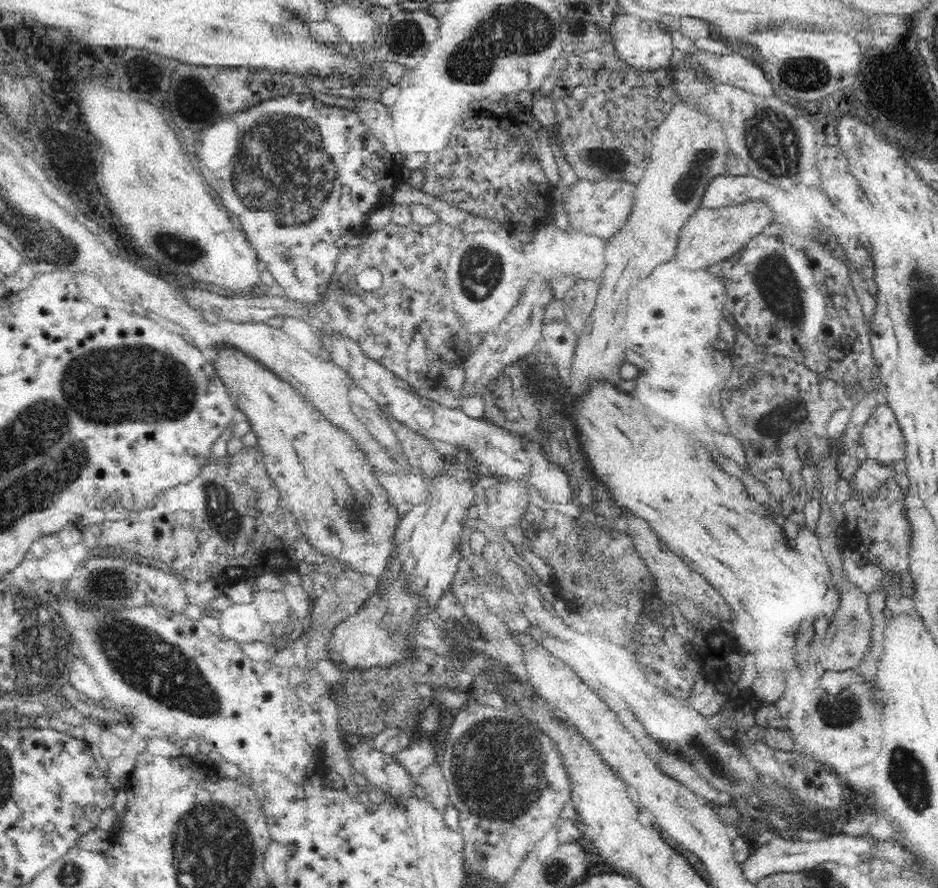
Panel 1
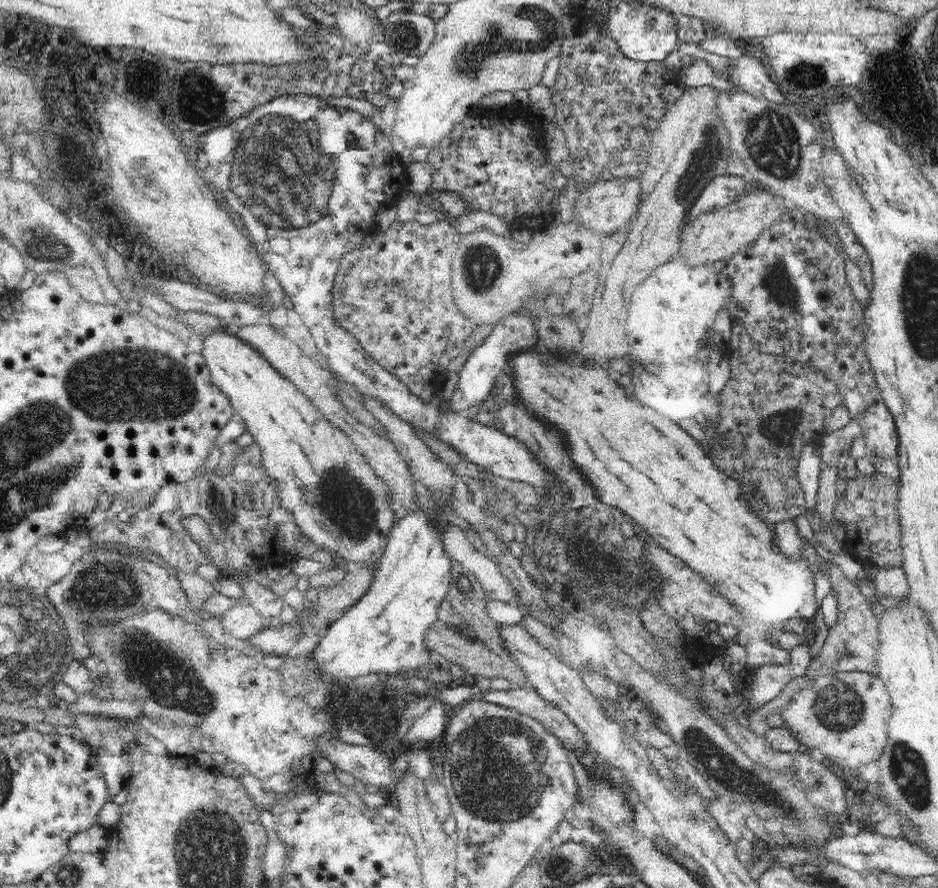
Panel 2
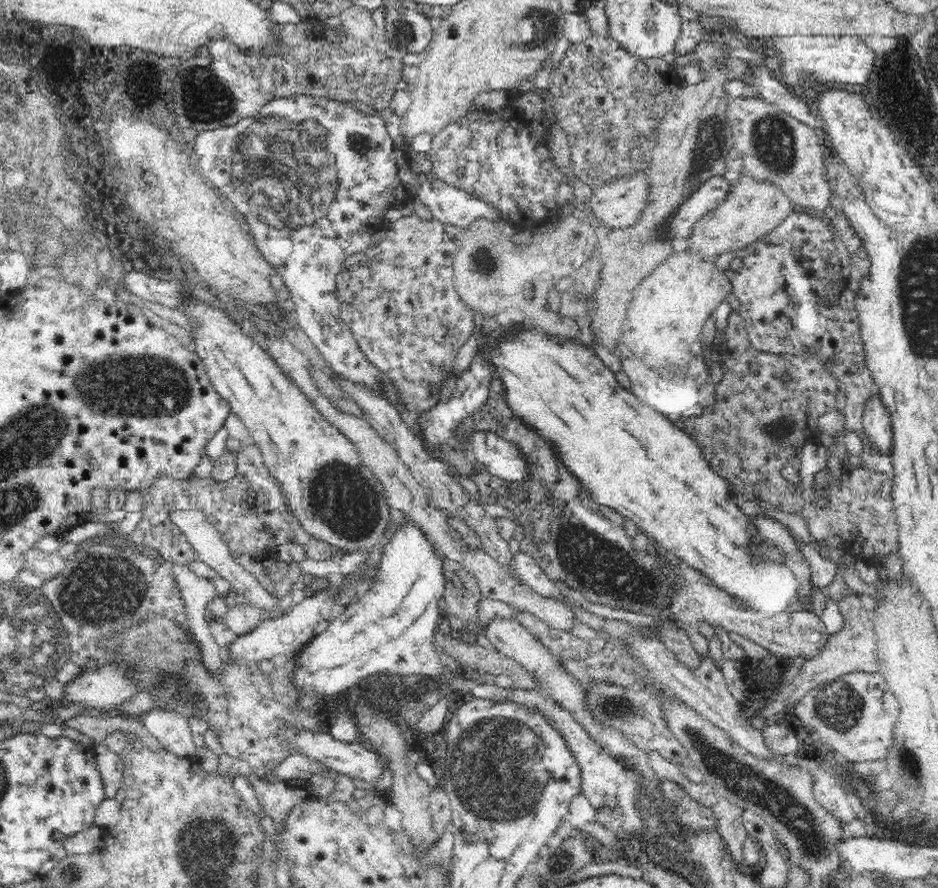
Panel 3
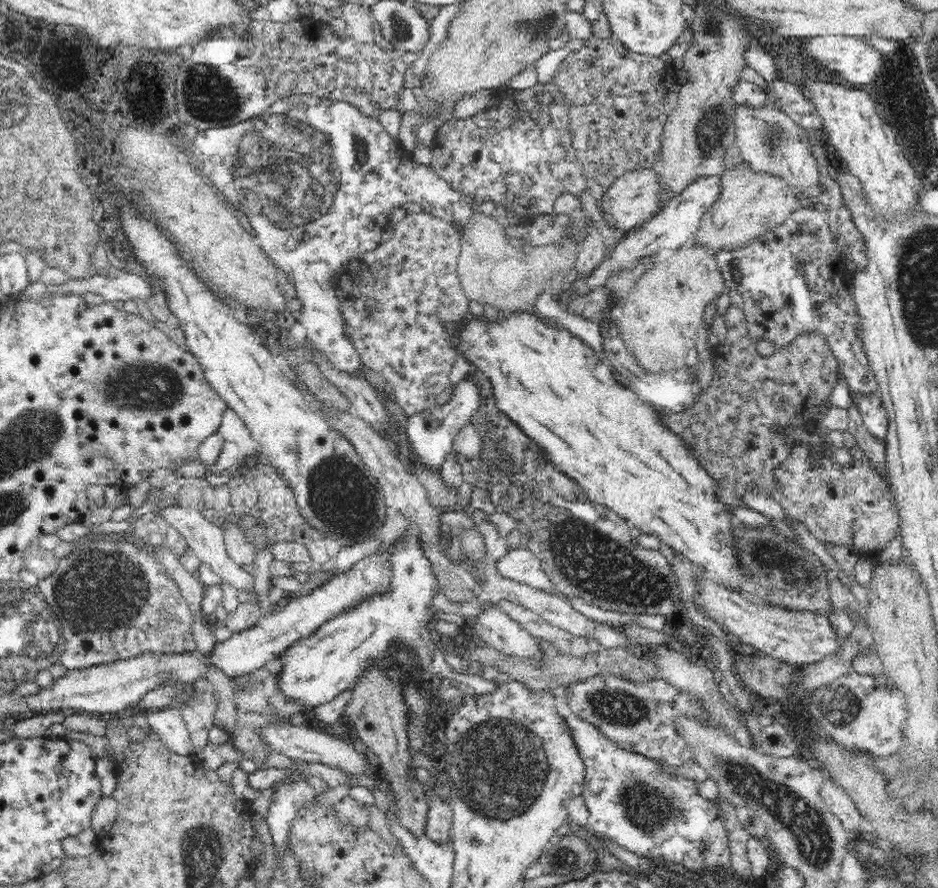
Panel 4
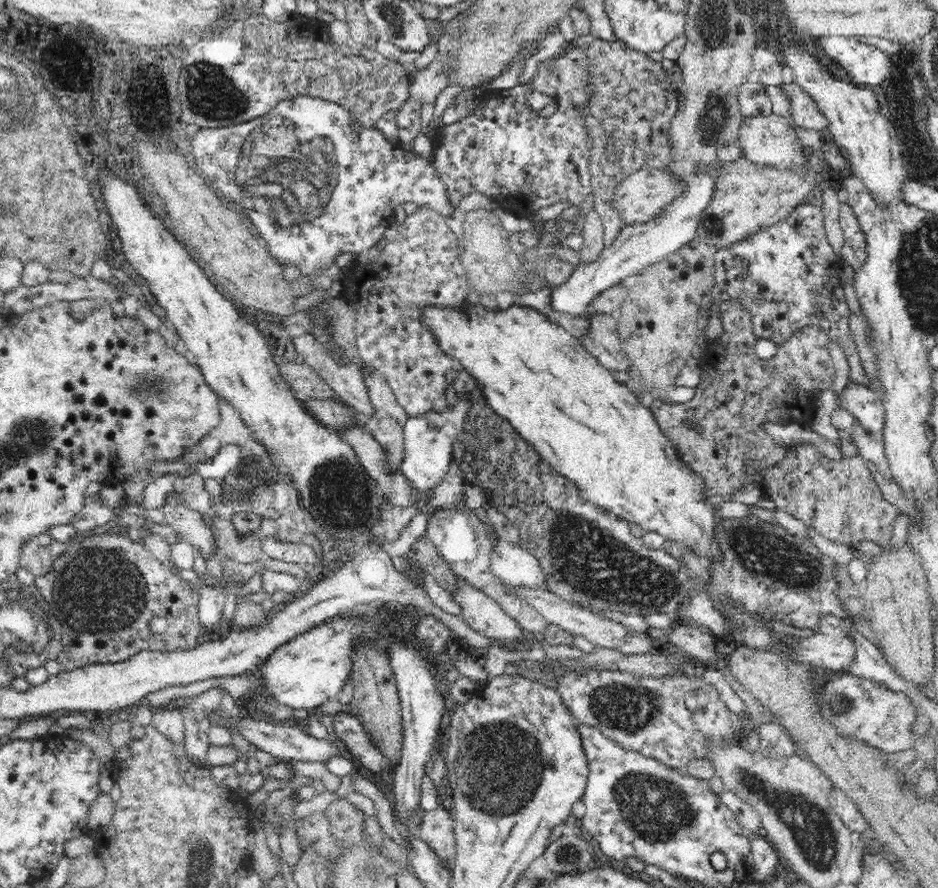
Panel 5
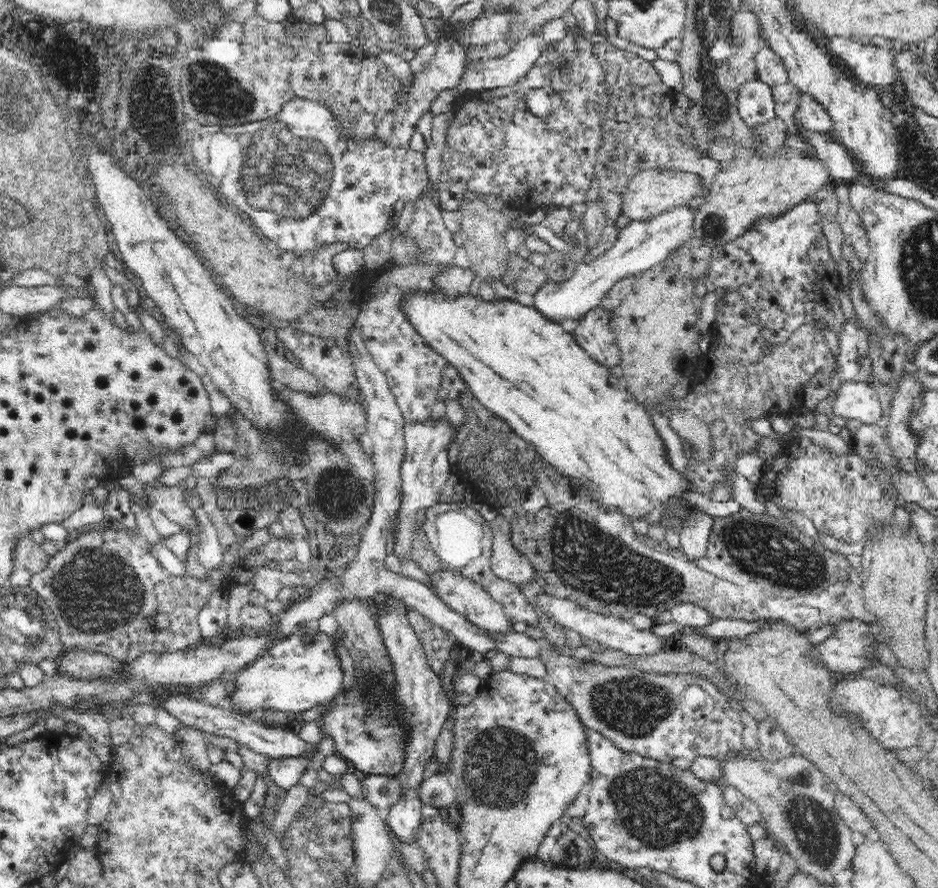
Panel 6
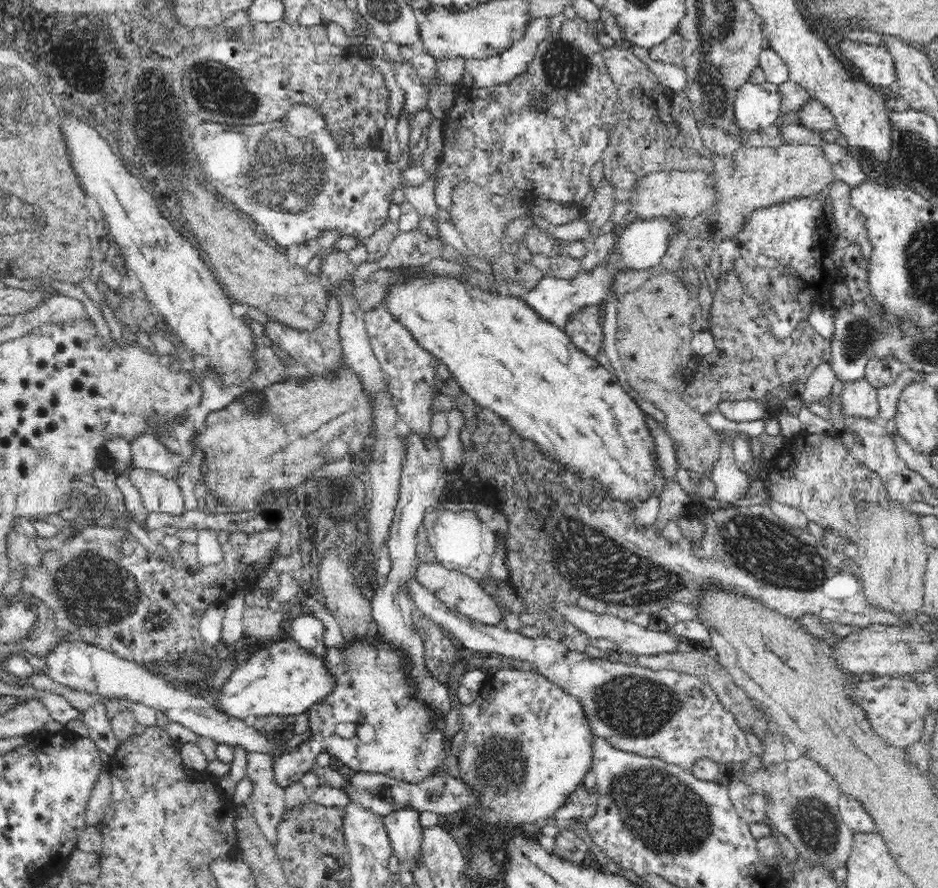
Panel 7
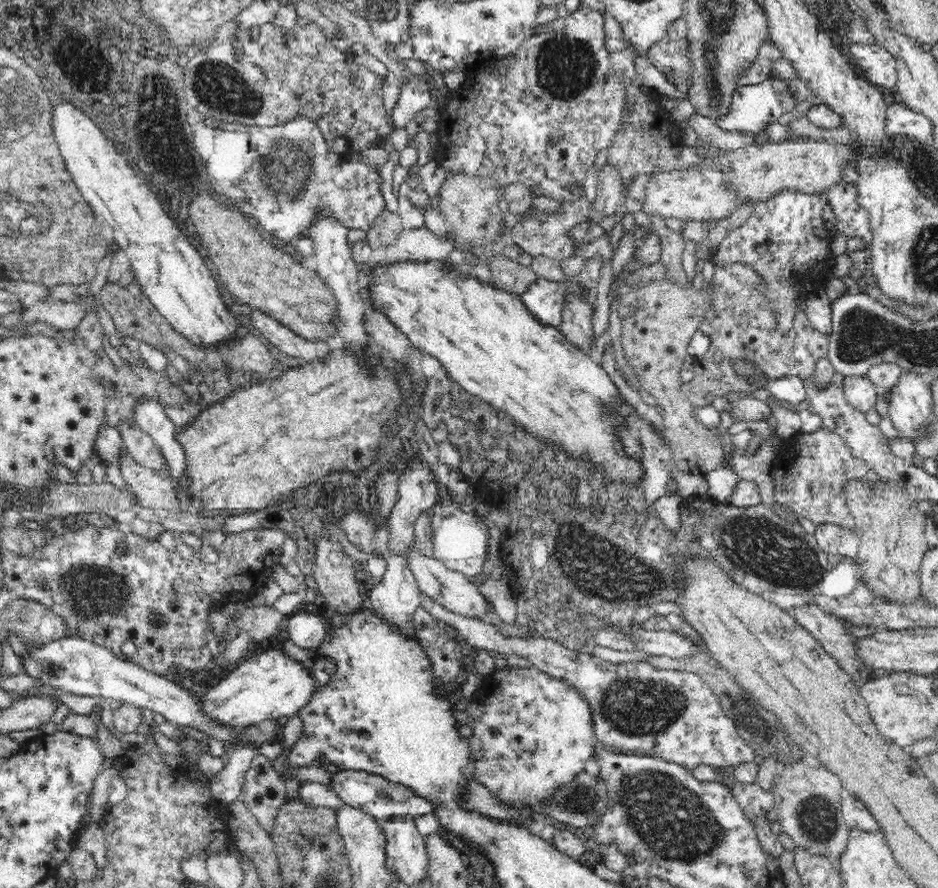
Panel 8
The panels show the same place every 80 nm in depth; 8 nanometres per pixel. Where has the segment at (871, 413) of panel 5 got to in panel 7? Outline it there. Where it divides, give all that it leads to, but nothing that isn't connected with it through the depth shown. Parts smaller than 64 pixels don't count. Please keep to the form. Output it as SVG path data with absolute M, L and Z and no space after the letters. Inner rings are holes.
M865 379L844 383L838 397L838 413L843 417L856 417L876 421L880 406L876 389Z

